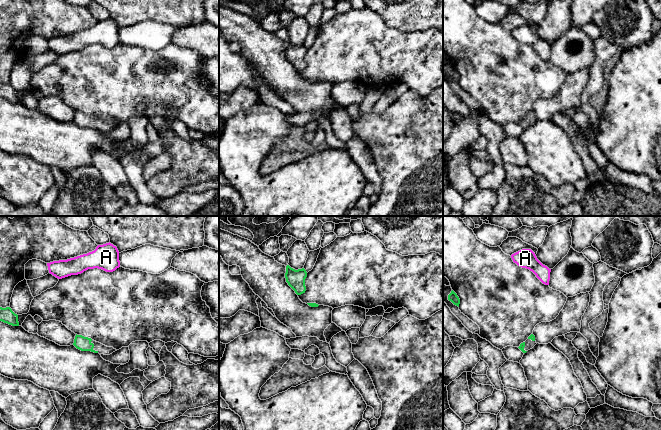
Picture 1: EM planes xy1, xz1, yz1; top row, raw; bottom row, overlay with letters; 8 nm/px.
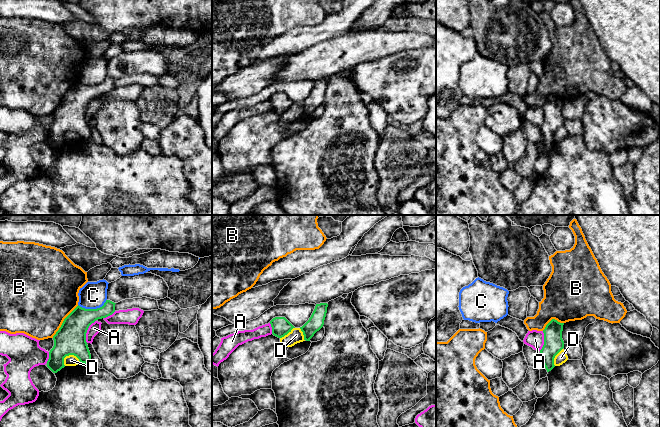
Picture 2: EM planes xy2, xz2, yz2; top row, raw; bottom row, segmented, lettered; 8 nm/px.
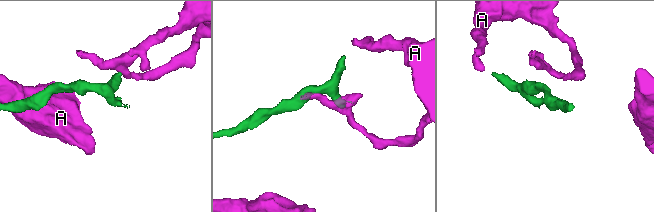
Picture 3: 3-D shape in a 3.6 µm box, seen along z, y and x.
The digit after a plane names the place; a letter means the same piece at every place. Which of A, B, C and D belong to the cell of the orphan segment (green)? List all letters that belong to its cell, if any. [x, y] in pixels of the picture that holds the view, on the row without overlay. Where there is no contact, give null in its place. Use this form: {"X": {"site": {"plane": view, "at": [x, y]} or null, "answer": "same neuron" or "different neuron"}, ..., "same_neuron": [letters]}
{"A": {"site": {"plane": "xy2", "at": [86, 107]}, "answer": "different neuron"}, "B": {"site": {"plane": "xy2", "at": [63, 97]}, "answer": "different neuron"}, "C": {"site": {"plane": "xy2", "at": [93, 85]}, "answer": "different neuron"}, "D": {"site": {"plane": "xy2", "at": [72, 130]}, "answer": "different neuron"}, "same_neuron": []}

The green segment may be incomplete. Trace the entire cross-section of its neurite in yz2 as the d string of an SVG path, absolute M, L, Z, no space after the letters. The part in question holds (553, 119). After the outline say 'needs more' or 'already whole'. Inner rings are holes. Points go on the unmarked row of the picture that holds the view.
M552 95L543 106L544 121L540 129L547 148L555 143L554 134L564 124L564 117L562 115L563 101L564 99Z | already whole

